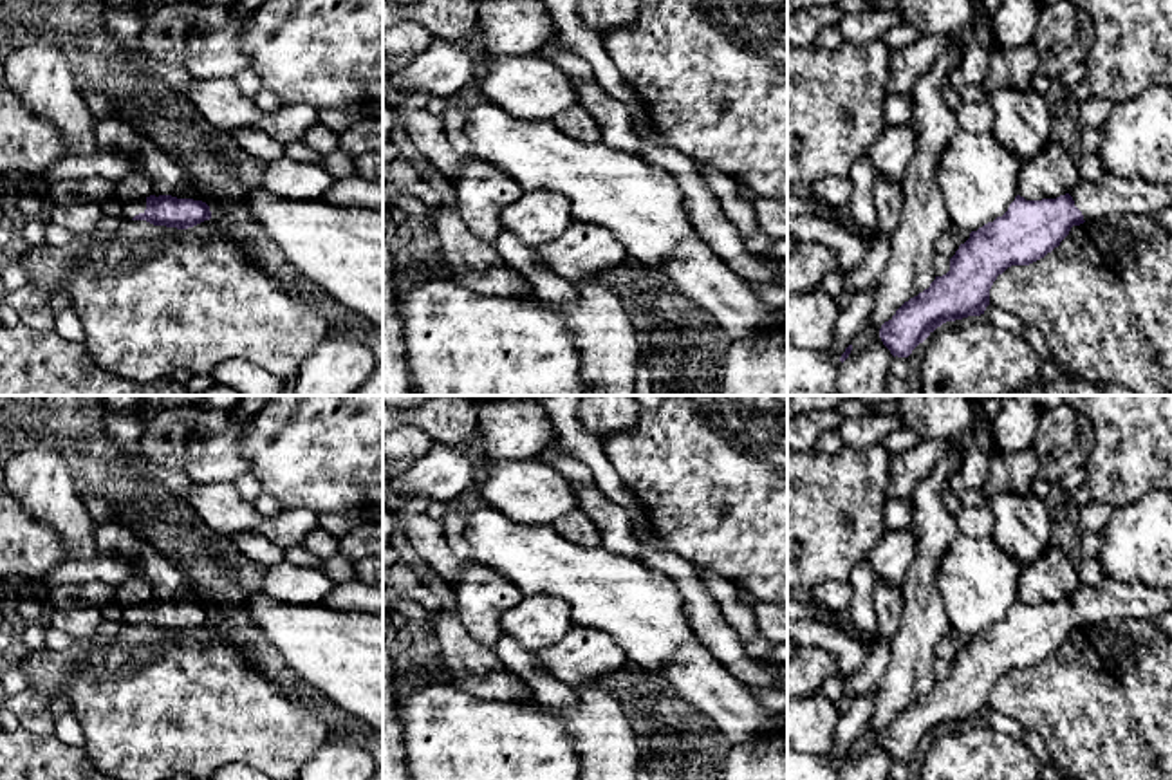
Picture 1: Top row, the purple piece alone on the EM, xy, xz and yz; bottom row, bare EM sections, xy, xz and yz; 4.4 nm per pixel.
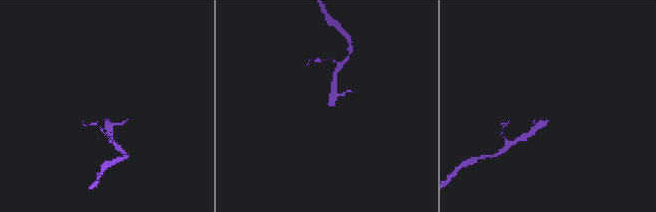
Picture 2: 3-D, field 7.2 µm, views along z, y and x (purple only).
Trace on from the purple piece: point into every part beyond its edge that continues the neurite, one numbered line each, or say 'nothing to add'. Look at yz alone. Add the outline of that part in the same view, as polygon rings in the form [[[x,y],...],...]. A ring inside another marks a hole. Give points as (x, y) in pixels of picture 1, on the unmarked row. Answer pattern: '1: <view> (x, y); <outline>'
1: yz (1111, 600); [[[1107,576],[1096,587],[1080,583],[1069,599],[1087,627],[1127,618],[1154,619],[1172,610],[1172,590],[1121,583]]]

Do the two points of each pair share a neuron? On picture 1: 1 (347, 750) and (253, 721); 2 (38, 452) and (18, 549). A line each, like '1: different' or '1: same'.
1: different
2: different

